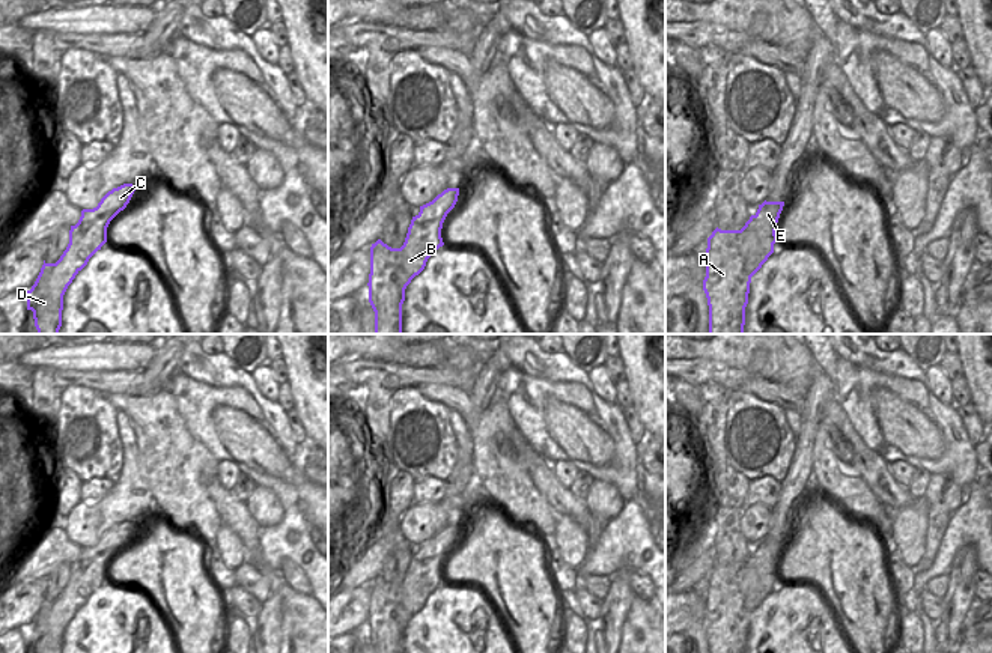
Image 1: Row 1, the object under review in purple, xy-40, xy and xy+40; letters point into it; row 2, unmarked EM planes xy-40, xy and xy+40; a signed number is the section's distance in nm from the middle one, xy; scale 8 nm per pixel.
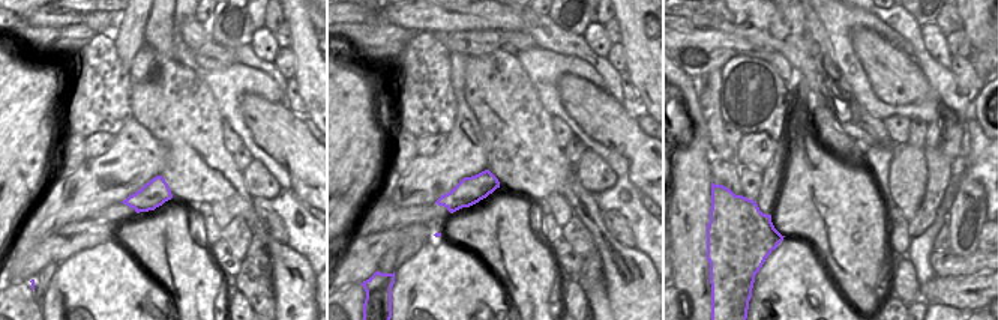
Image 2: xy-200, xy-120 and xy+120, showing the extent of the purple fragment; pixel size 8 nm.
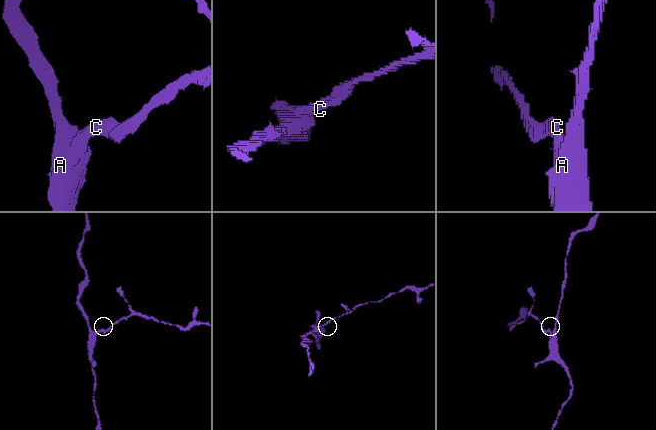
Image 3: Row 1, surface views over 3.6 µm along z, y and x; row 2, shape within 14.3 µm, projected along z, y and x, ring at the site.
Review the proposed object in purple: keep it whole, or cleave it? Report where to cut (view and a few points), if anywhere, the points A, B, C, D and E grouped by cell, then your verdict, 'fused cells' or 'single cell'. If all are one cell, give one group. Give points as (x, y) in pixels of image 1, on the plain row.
cut xy+40 (744, 563), (760, 575), (775, 574); groups A B D / C E; fused cells

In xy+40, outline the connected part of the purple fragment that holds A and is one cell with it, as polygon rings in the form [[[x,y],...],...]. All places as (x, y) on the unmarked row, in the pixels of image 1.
[[[715,566],[707,575],[706,614],[703,627],[707,635],[709,653],[745,653],[751,614],[762,605],[774,590],[778,575],[760,576],[756,569]]]

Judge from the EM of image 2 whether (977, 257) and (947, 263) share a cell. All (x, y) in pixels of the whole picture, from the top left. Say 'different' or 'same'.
same

